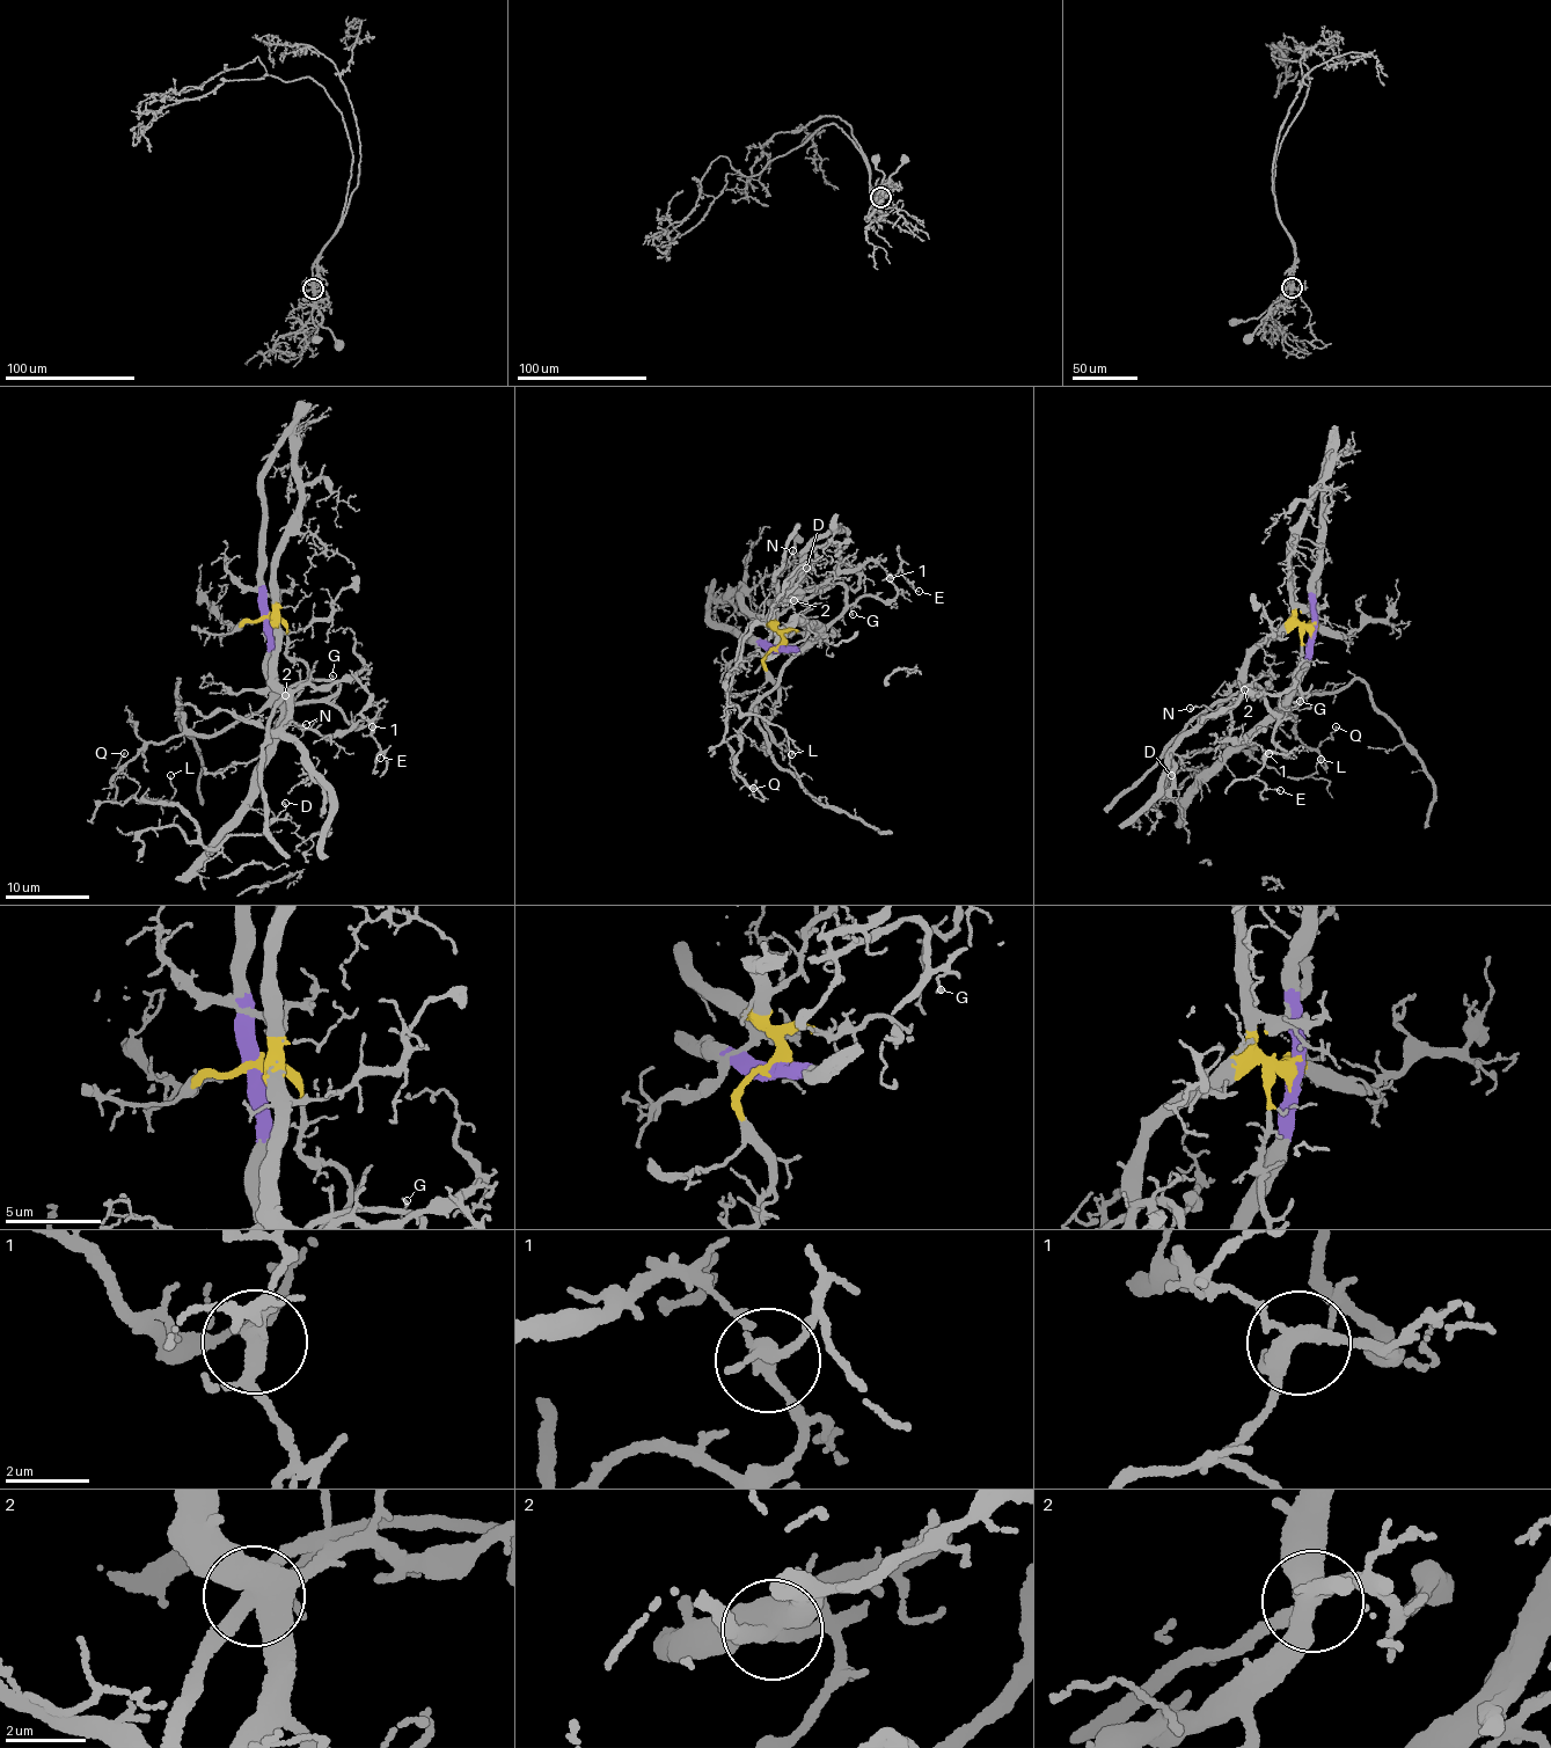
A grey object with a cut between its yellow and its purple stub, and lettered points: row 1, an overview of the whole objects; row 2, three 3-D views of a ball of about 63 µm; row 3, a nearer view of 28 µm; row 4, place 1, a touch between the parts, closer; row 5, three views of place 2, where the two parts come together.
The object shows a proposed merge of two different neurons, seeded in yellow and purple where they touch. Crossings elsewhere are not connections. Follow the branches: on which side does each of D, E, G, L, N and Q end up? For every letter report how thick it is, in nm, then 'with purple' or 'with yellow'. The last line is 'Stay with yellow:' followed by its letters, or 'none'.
D: 120 nm thick; with purple
E: 120 nm thick; with purple
G: 130 nm thick; with purple
L: 120 nm thick; with purple
N: 130 nm thick; with yellow
Q: 130 nm thick; with purple
Stay with yellow: N

